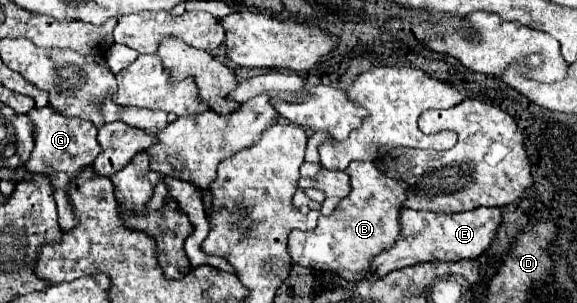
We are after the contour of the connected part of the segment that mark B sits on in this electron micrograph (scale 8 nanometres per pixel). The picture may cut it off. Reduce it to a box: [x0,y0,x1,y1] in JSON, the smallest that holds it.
[288,162,408,282]

